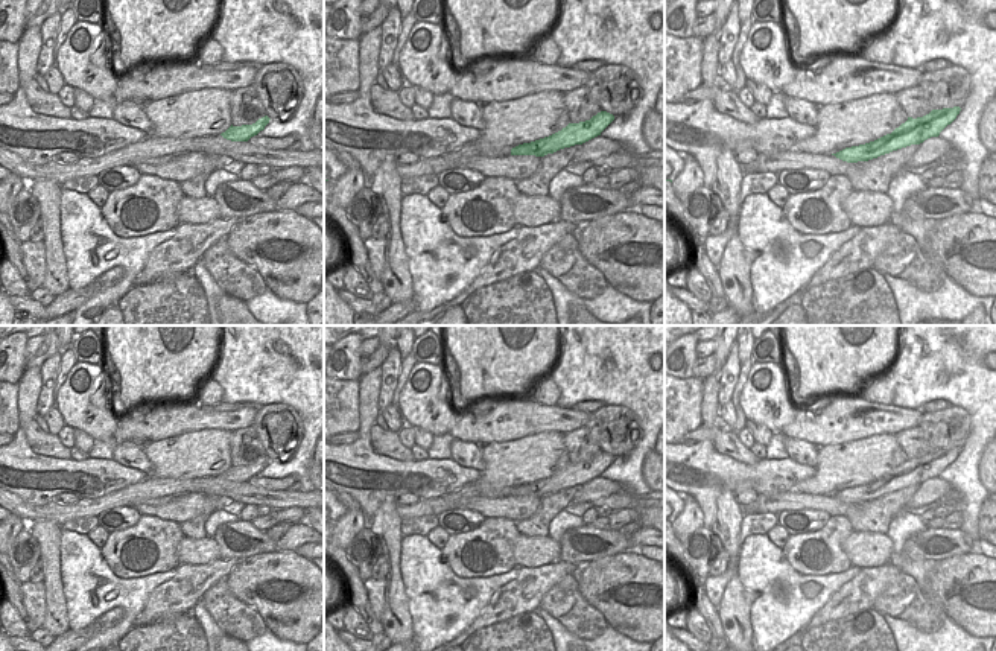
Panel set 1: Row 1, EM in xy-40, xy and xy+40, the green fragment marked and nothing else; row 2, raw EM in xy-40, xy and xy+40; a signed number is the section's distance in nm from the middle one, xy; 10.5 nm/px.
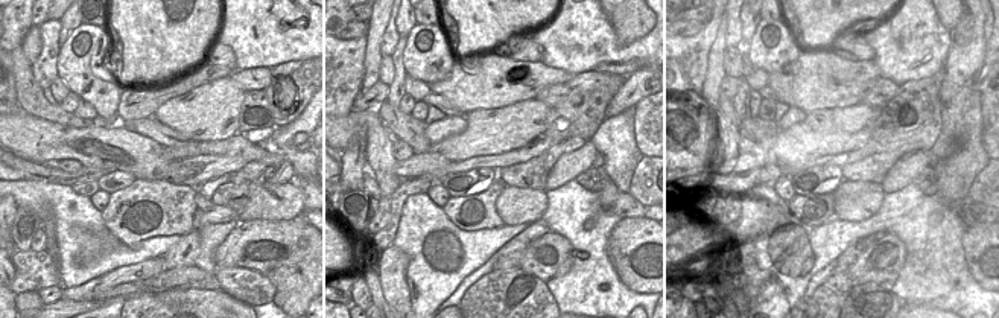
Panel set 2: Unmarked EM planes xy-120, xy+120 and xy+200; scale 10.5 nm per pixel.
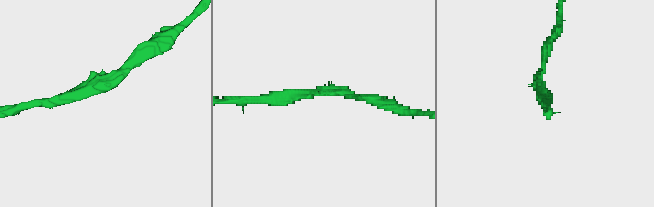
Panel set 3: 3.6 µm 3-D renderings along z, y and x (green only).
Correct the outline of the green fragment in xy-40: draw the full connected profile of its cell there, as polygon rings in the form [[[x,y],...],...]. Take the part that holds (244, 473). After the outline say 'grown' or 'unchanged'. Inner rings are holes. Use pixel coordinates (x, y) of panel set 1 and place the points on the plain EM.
[[[265,456],[262,459],[259,459],[255,464],[252,465],[242,465],[242,467],[230,467],[225,473],[222,473],[220,476],[227,481],[231,482],[248,482],[251,478],[257,476],[260,472],[265,470],[265,467],[269,464],[269,458]]]; unchanged

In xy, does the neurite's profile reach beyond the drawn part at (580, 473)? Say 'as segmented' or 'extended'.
as segmented

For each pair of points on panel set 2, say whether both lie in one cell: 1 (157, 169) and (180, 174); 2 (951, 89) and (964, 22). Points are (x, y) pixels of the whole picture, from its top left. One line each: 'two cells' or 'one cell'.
1: two cells
2: one cell

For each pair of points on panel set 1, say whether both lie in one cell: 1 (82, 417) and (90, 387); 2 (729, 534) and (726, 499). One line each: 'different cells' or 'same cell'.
1: same cell
2: same cell

